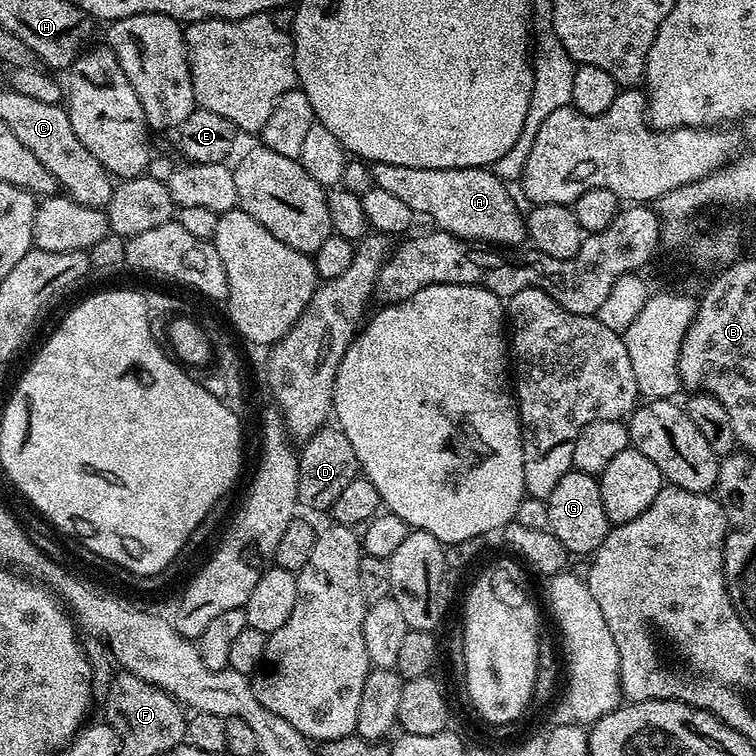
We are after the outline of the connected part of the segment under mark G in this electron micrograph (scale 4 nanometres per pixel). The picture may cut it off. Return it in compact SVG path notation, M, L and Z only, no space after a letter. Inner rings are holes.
M575 470L567 472L554 486L554 490L547 498L548 509L550 510L550 522L547 529L566 546L566 550L573 557L588 558L592 553L602 546L604 539L608 537L610 525L606 518L606 510L602 506L602 490L597 477L577 472Z

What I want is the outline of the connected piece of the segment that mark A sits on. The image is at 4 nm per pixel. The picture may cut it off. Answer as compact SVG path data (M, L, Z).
M394 162L372 164L372 182L375 187L395 194L401 202L410 206L413 214L425 212L432 216L437 229L463 240L471 240L489 246L520 246L525 243L528 225L525 213L520 213L514 197L508 193L509 185L497 178L491 167L486 168L419 168L418 166L394 166Z

